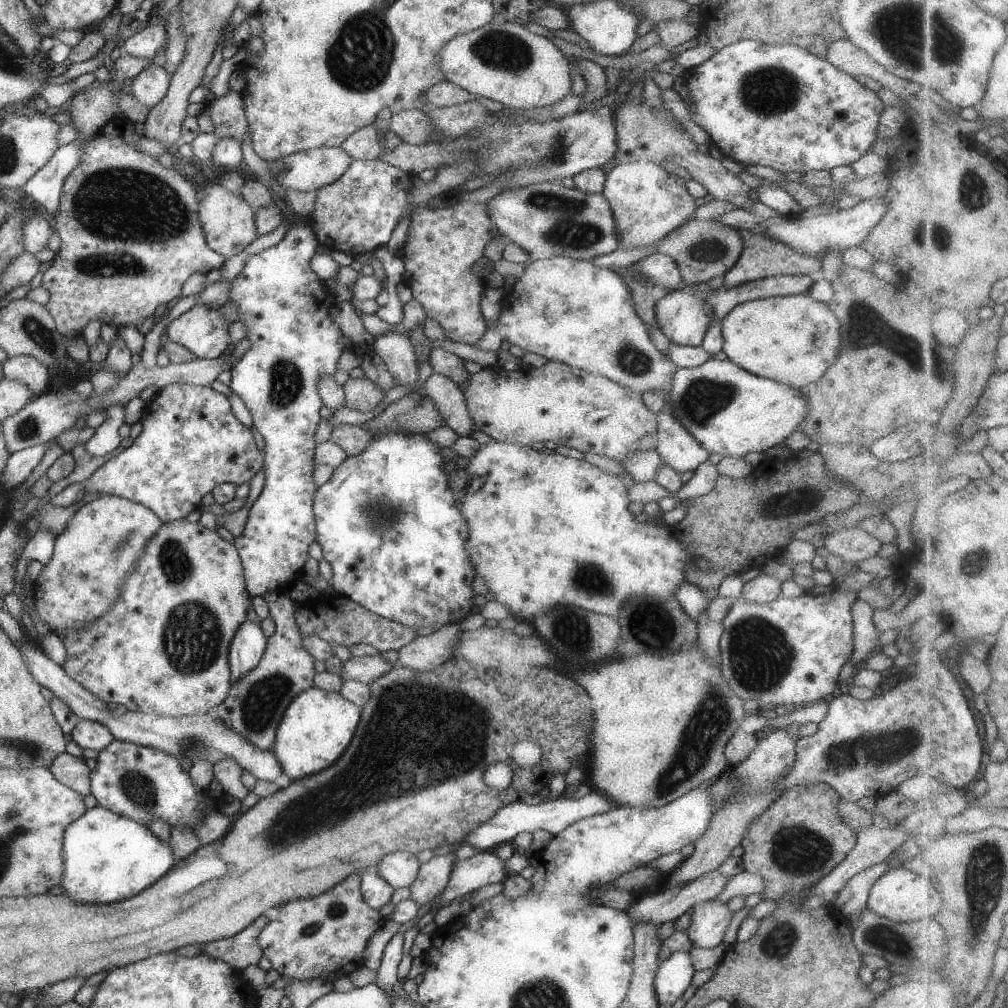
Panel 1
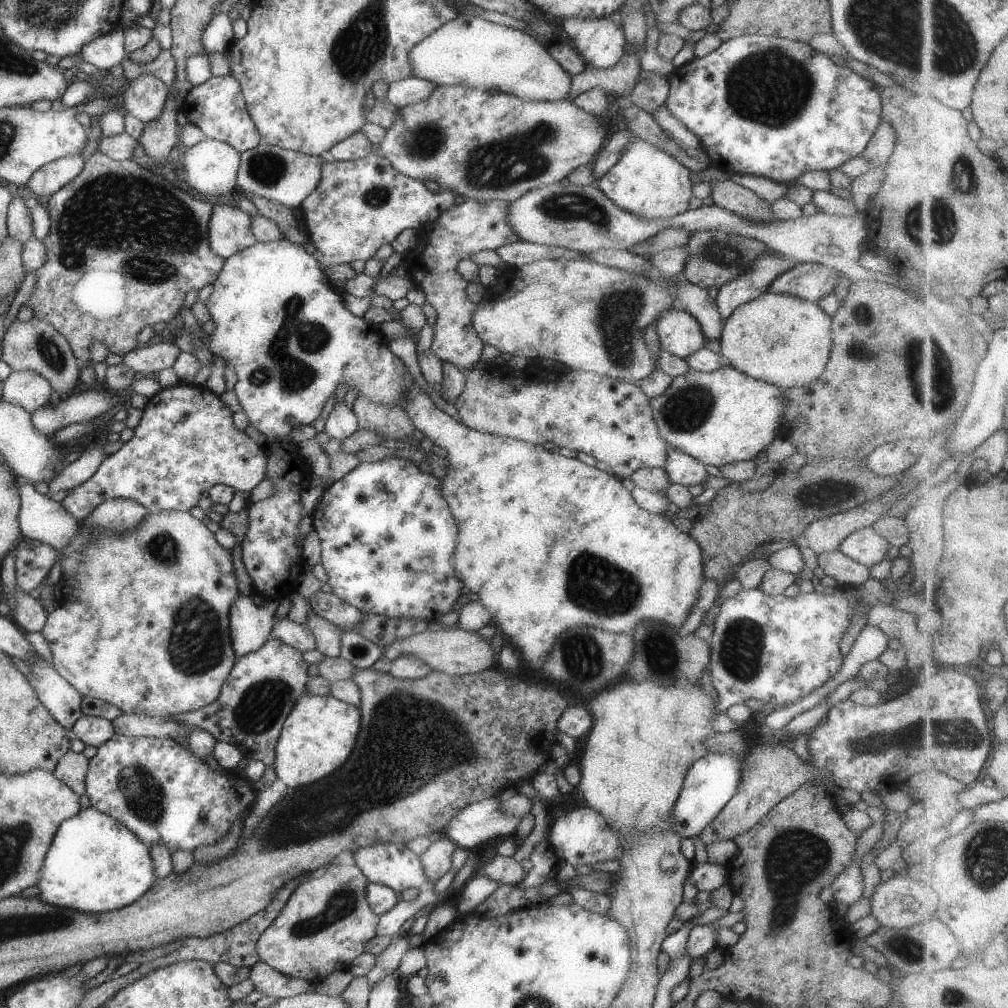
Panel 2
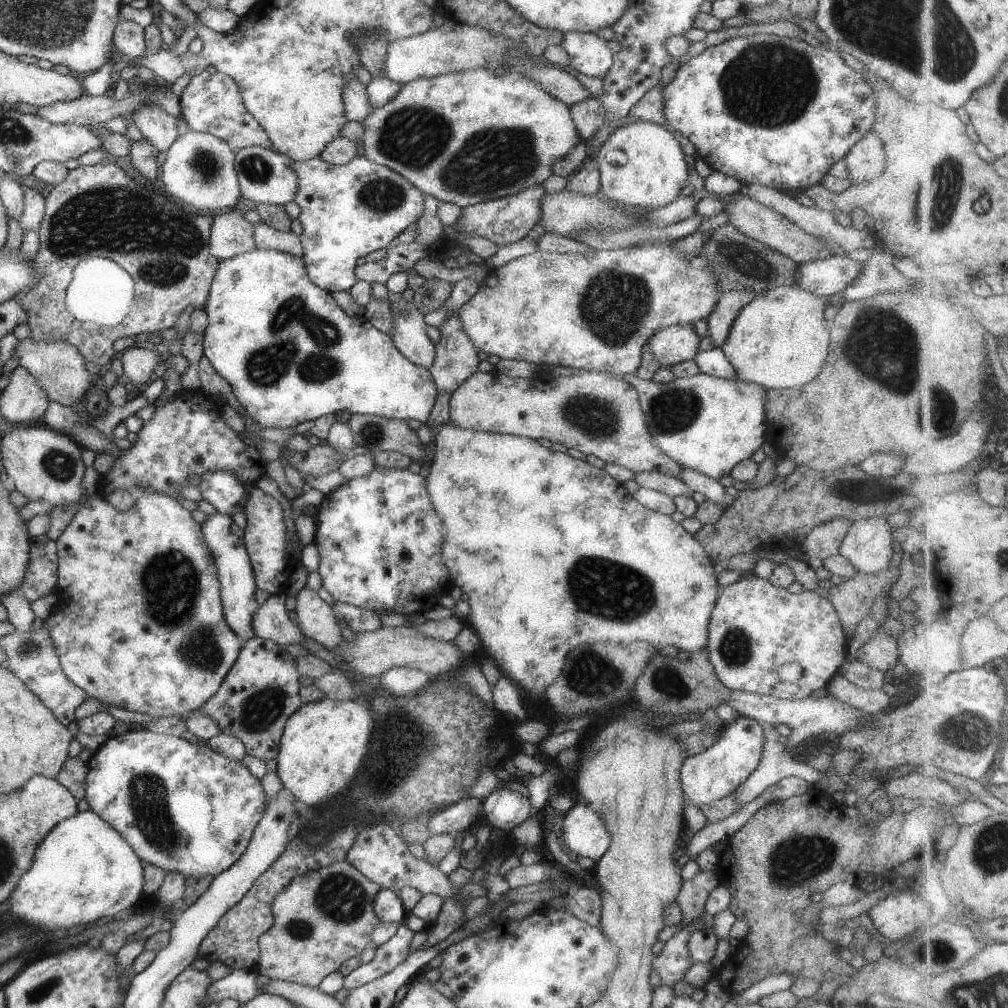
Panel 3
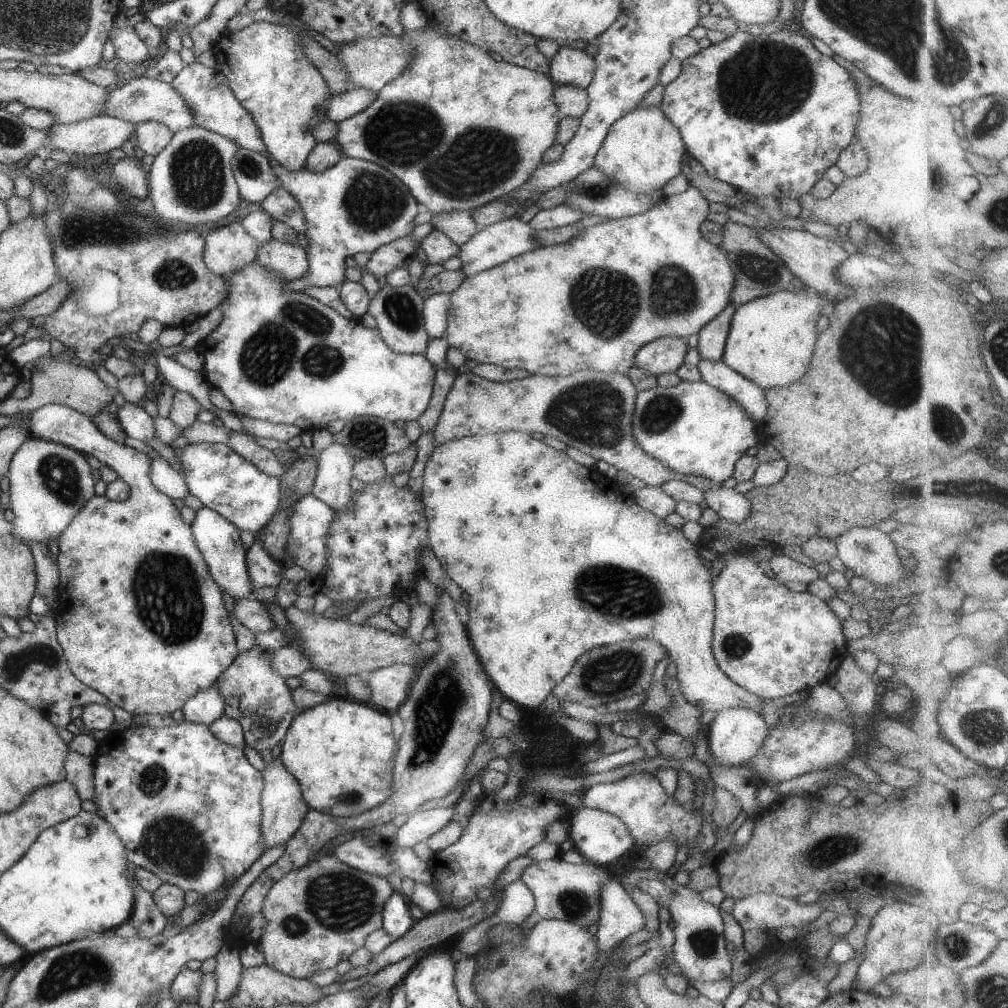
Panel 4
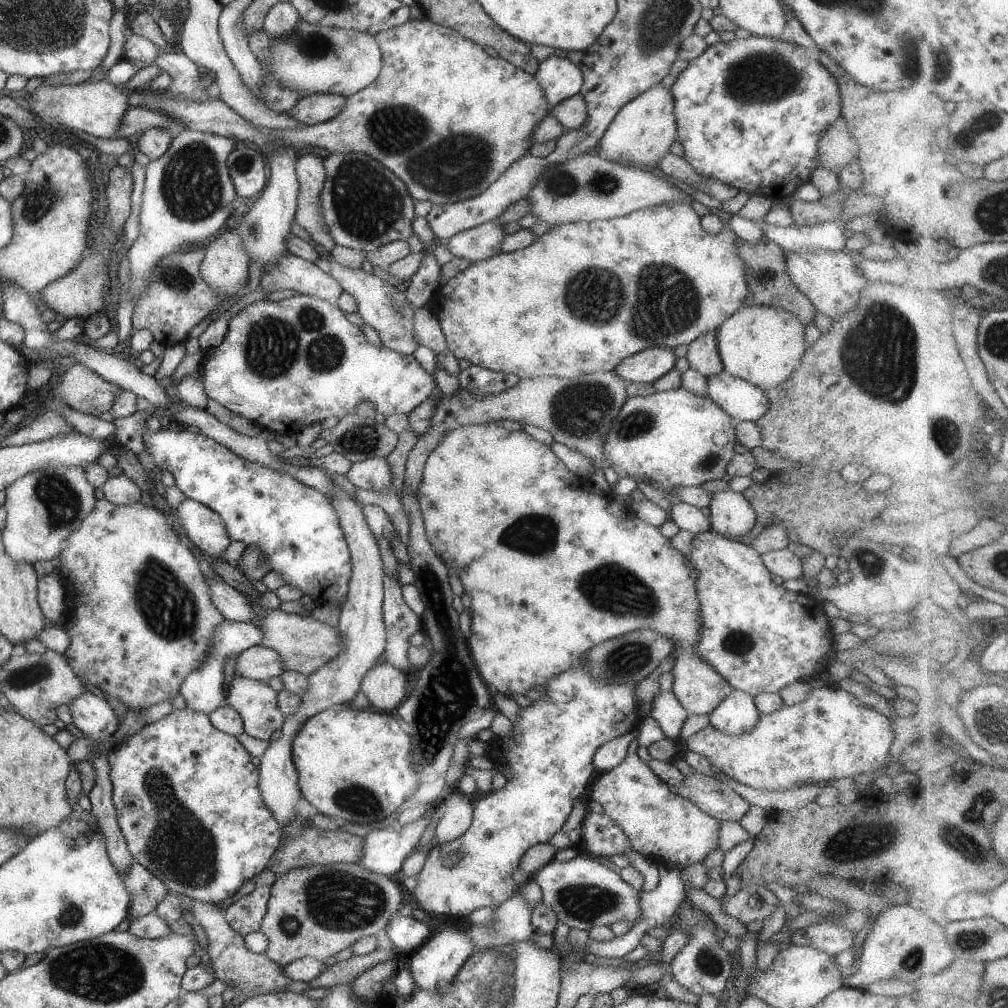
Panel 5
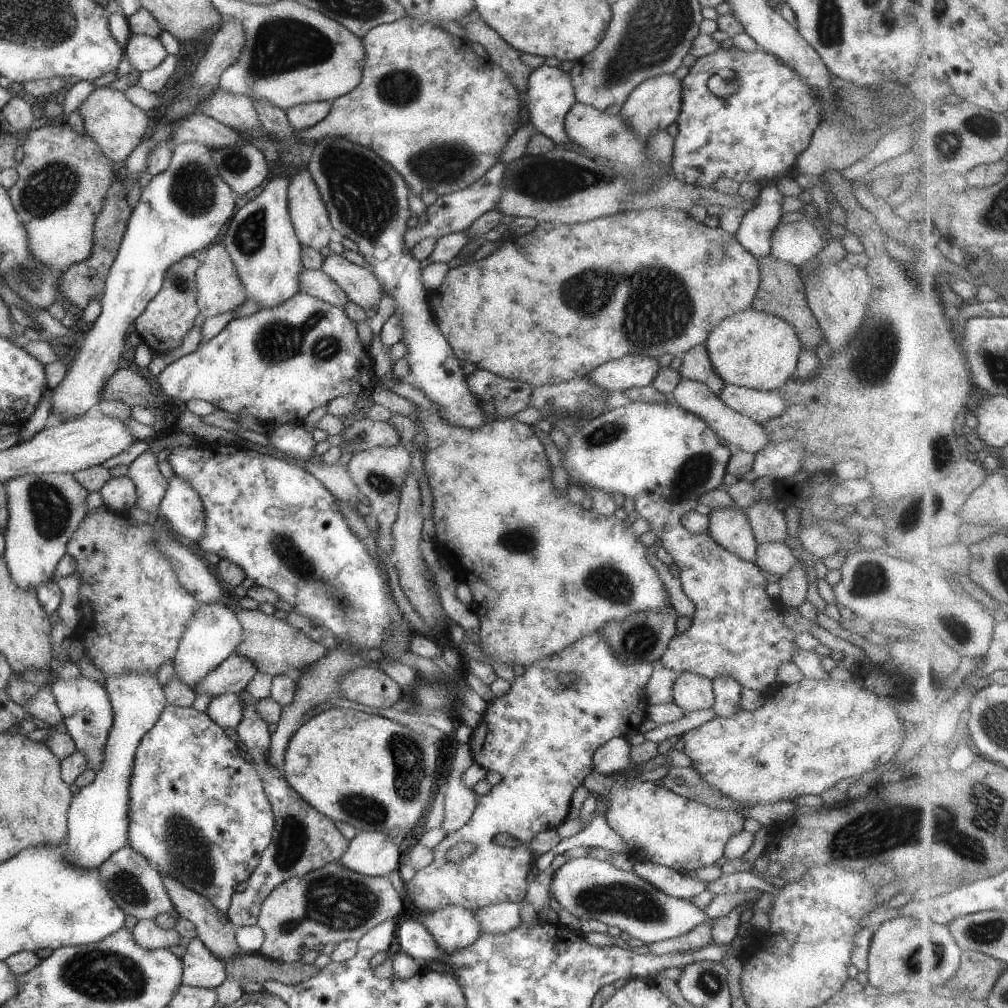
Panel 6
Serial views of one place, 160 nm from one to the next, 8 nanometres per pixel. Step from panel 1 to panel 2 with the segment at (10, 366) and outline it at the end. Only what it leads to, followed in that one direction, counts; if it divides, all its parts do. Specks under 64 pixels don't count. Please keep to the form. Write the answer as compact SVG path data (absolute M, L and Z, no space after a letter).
M31 370L12 371L2 382L1 400L17 404L29 414L48 404L53 393L49 382Z

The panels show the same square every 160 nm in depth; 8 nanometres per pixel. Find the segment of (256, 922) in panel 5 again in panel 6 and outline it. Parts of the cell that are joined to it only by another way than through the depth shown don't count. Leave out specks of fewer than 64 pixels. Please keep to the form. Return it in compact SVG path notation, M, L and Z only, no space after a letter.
M246 693L242 696L245 704L243 704L243 716L236 727L237 738L241 748L251 756L251 766L255 768L261 781L261 788L267 796L273 814L273 830L269 844L263 848L259 856L259 863L245 880L247 881L245 890L234 892L231 896L226 918L235 927L256 925L261 902L267 898L273 888L289 878L304 876L307 872L337 861L350 842L341 836L331 819L306 804L297 792L288 786L280 768L267 764L270 744L268 724L257 718L254 701Z

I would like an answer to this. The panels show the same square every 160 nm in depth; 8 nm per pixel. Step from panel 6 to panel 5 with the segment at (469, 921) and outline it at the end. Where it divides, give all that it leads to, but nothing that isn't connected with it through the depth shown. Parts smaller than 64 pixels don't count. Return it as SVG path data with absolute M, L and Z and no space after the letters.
M444 926L444 928L432 931L428 941L425 942L415 953L409 956L409 971L416 988L423 988L429 992L449 992L449 984L453 982L455 974L465 963L465 960L473 954L475 944L469 938L468 932L459 930L455 926Z

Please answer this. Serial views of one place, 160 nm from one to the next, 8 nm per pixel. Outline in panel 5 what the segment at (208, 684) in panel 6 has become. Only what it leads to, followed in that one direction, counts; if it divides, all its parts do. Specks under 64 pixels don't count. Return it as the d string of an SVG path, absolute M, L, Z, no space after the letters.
M254 645L237 655L233 665L233 676L267 681L271 677L279 677L279 674L285 671L281 666L281 658L277 656L277 652Z

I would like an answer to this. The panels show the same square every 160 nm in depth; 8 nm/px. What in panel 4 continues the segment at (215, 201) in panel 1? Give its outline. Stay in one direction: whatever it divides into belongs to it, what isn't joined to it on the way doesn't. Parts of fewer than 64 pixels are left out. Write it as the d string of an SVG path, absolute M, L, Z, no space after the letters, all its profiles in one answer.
M239 222L213 228L205 234L203 264L209 272L228 277L257 258L257 243Z

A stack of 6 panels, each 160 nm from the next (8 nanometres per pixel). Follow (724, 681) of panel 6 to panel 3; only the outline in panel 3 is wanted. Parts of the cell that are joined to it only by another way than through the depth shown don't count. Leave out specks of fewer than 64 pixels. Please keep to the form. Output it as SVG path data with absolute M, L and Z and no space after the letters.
M738 716L717 732L718 739L703 752L687 756L680 766L682 793L691 804L709 806L734 790L755 770L761 756L763 724L749 717Z

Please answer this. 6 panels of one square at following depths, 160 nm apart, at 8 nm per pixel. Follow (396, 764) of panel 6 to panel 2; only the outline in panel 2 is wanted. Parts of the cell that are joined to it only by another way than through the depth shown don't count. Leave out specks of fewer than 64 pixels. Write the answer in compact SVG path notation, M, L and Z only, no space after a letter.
M303 693L287 714L275 746L271 767L277 779L289 791L309 786L329 774L333 774L353 750L357 732L359 732L360 711L352 706L332 698Z

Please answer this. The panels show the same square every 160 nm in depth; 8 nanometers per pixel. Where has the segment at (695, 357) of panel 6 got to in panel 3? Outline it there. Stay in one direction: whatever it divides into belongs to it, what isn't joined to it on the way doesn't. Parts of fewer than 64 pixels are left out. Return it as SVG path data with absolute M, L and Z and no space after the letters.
M747 288L721 292L717 304L713 306L713 310L707 316L707 336L709 336L713 348L721 348L725 344L737 312L755 296L756 293Z

